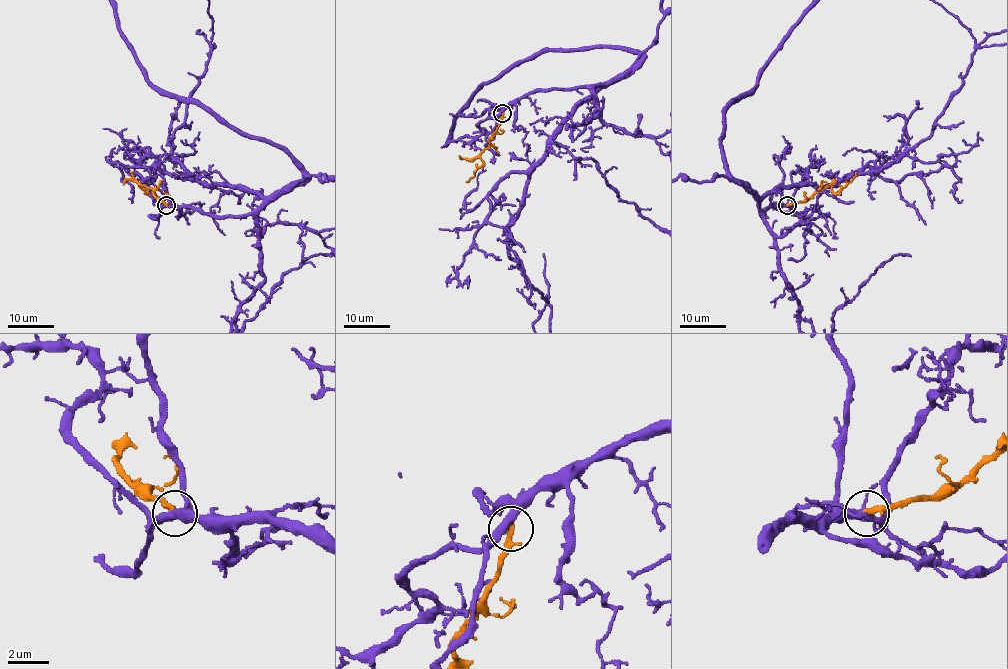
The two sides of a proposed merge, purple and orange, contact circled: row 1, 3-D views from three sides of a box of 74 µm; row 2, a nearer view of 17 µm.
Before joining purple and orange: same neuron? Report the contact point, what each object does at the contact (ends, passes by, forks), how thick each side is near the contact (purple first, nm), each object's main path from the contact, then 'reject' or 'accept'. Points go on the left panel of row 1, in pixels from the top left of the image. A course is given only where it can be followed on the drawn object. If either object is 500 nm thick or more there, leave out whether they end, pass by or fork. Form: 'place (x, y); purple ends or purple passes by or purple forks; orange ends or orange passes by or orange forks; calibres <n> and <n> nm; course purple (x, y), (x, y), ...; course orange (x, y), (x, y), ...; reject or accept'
place (166, 205); purple passes by; orange ends; calibres 400 and 320 nm; course orange (167, 205), (149, 188), (143, 186), (143, 190), (147, 192), (129, 172); accept

